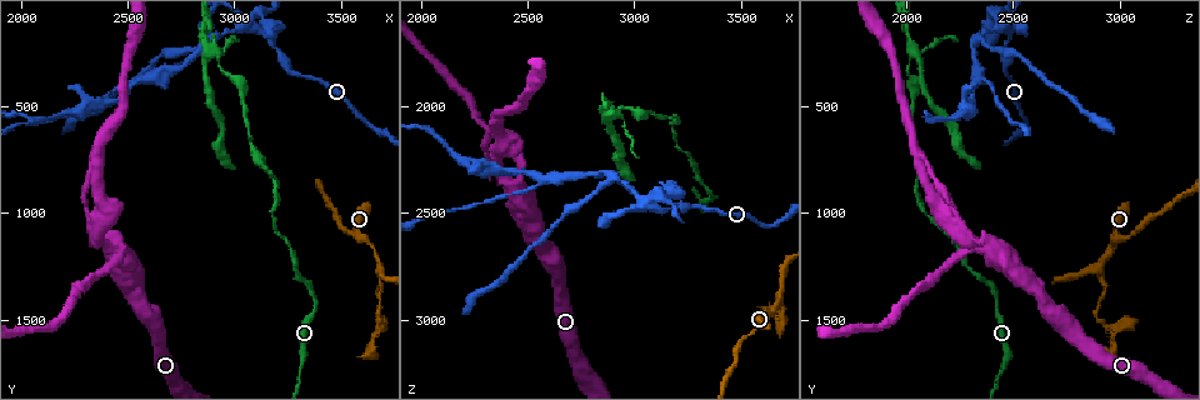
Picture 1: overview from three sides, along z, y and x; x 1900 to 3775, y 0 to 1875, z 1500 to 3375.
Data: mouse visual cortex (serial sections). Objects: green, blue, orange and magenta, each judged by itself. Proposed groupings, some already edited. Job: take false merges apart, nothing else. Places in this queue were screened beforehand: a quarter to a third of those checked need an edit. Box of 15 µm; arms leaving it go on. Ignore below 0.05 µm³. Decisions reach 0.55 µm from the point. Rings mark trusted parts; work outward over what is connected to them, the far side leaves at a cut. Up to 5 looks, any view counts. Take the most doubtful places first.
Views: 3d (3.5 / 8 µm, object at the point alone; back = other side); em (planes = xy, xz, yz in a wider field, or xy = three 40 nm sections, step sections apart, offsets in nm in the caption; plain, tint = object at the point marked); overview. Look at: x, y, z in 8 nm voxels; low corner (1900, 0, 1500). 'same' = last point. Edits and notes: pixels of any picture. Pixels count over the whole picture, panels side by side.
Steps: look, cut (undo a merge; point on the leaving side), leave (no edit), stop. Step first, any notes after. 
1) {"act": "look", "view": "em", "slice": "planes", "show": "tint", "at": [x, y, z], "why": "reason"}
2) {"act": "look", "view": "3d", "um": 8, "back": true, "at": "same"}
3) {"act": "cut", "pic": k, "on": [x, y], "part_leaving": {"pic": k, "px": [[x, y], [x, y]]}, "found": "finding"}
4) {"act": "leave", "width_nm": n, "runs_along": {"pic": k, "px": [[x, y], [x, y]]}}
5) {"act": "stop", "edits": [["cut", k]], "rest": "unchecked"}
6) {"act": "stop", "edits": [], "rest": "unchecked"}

{"act": "look", "view": "3d", "um": 3.5, "at": [3060, 130, 2450], "why": "abrupt turn"}

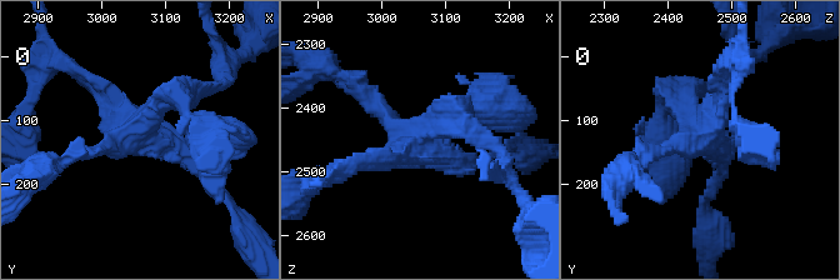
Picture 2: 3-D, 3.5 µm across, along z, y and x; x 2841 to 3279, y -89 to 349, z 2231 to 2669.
{"act": "look", "view": "em", "slice": "xy", "step": 2, "show": "tint", "at": [3050, 120, 2455], "arms": 4, "arm_widths_nm": [200, 200, 250, 300], "why": "shape alone is not enough"}

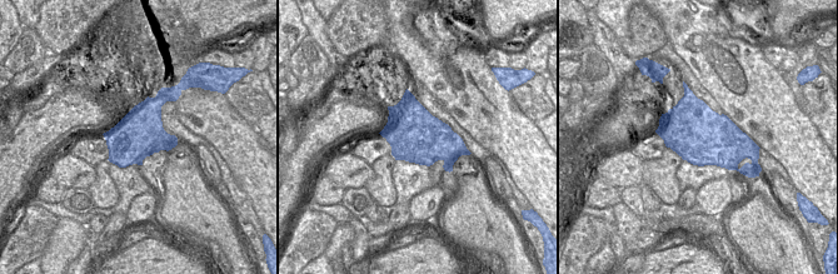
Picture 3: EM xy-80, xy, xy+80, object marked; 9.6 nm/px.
{"act": "cut", "pic": 2, "on": [665, 131], "part_leaving": {"pic": 2, "px": [[701, 139], [640, 154], [628, 170]]}, "found": "two cells meet here"}

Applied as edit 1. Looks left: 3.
{"act": "look", "view": "3d", "um": 8, "at": [2890, 250, 2030], "why": "narrows sharply"}

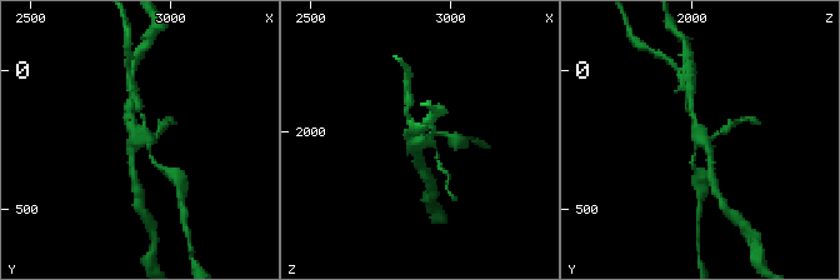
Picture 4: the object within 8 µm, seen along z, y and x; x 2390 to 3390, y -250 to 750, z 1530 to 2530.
{"act": "look", "view": "3d", "um": 3.5, "at": [2890, 240, 2030]}

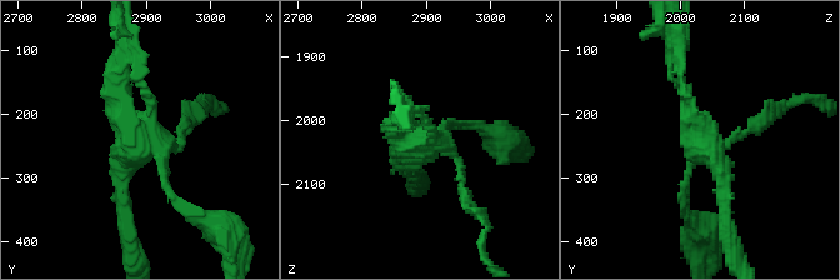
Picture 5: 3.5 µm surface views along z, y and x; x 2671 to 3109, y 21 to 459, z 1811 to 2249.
{"act": "look", "view": "em", "slice": "planes", "show": "tint", "at": [2890, 245, 2040]}

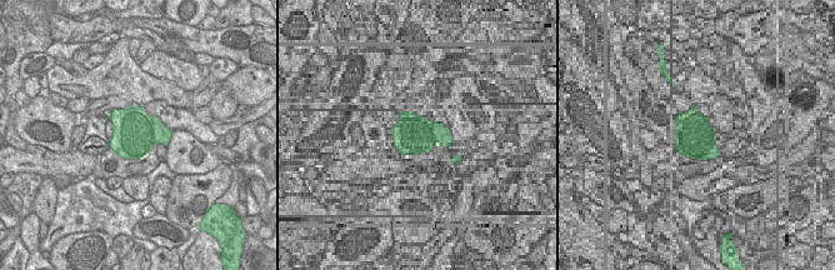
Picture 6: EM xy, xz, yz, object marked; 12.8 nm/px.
{"act": "cut", "pic": 5, "on": [719, 156], "width_nm": 550, "part_leaving": {"pic": 5, "px": [[698, 145], [724, 176], [730, 241]]}, "found": "a second cell is stuck on"}

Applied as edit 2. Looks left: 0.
{"act": "stop", "edits": [["cut", 2], ["cut", 5]], "rest": "unchecked"}

